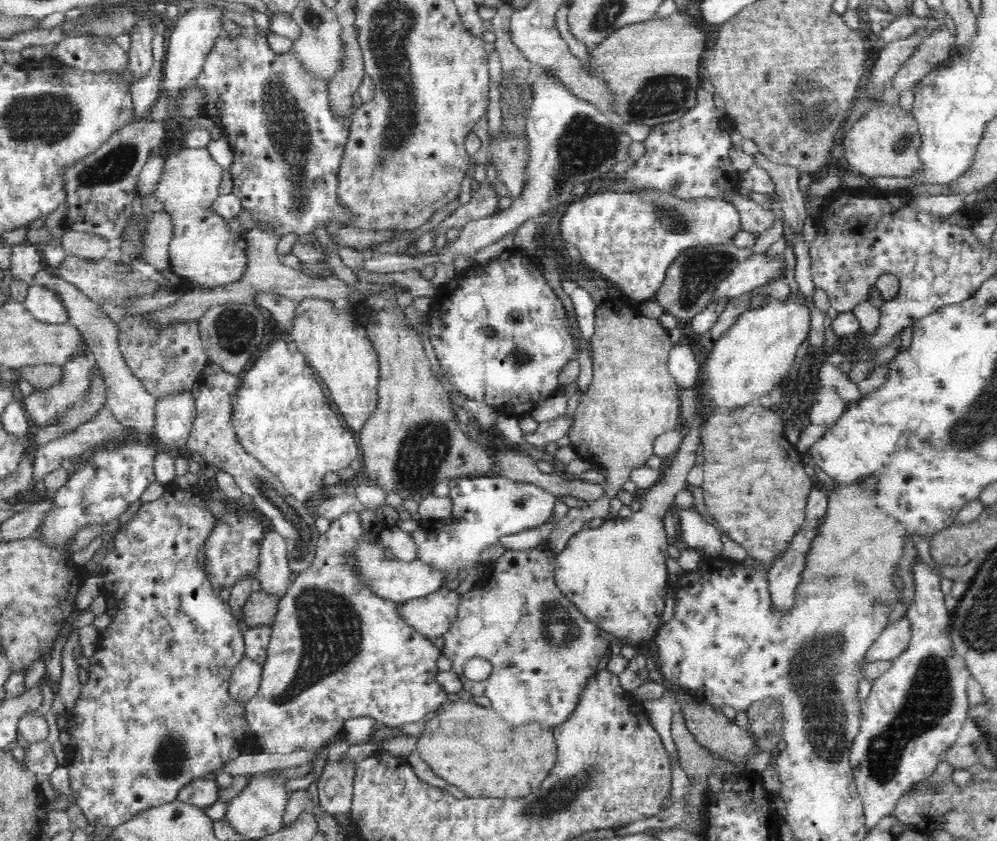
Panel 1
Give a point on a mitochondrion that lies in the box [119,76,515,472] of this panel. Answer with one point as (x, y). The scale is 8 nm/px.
(289, 135)

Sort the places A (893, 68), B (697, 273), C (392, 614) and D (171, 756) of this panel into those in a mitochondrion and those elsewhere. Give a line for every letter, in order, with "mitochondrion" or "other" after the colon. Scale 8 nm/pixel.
A: other
B: mitochondrion
C: other
D: mitochondrion

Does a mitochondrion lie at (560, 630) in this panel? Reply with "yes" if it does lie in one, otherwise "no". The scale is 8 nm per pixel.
yes

